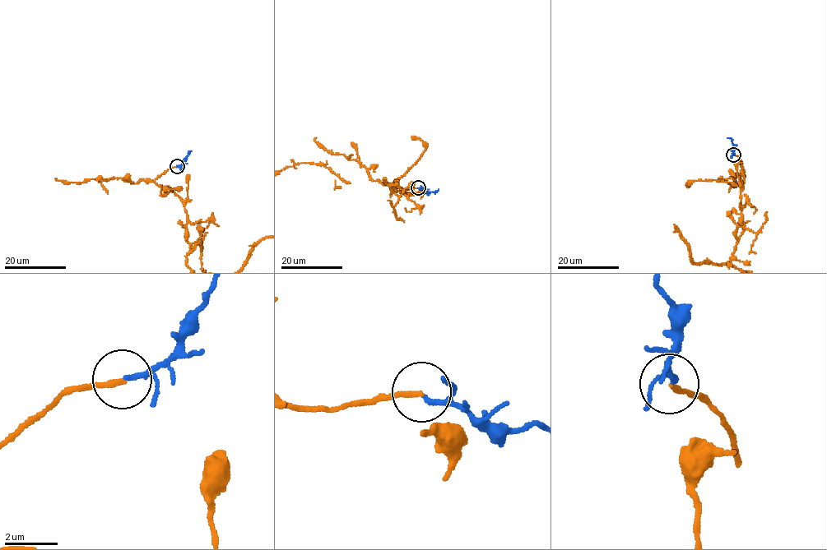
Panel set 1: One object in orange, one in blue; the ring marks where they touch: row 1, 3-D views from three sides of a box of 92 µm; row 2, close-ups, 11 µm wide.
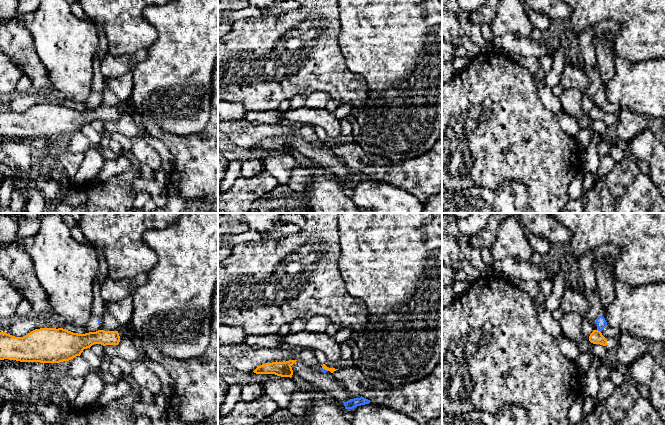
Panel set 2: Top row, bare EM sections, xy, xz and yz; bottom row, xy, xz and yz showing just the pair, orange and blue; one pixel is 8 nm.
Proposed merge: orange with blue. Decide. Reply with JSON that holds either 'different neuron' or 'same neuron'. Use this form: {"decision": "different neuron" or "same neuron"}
{"decision": "different neuron"}

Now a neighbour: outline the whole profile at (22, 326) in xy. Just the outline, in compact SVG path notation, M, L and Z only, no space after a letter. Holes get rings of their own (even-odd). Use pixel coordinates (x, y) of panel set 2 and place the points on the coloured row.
M57 316L15 317L13 324L4 331L15 337L23 337L35 329L63 328L64 323Z

